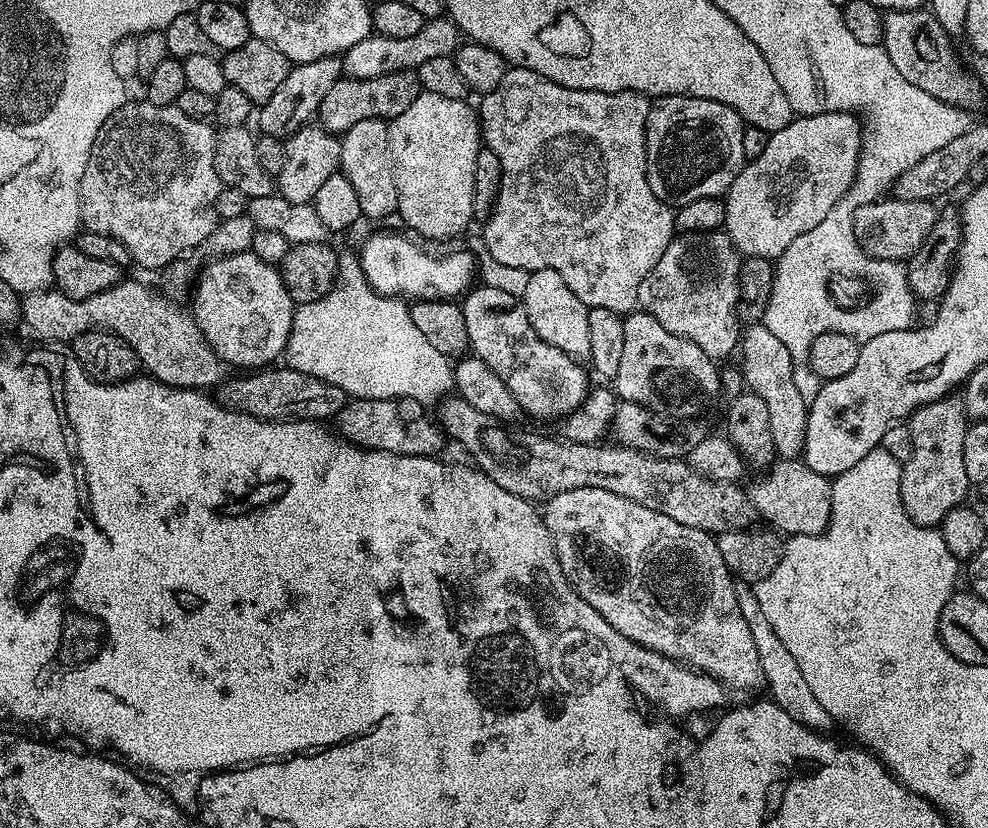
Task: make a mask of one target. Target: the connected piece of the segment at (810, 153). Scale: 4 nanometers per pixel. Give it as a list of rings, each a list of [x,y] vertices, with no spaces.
[[[827,112],[826,114],[814,114],[813,116],[796,116],[789,124],[782,126],[782,130],[771,133],[766,142],[766,150],[762,150],[759,158],[754,158],[745,163],[723,197],[723,202],[726,206],[723,231],[727,232],[728,237],[731,238],[733,248],[736,249],[737,253],[743,254],[745,257],[757,256],[758,258],[775,261],[784,253],[786,246],[790,246],[790,242],[794,242],[794,238],[800,237],[801,234],[806,234],[806,230],[814,230],[814,226],[818,226],[818,222],[822,222],[822,218],[826,218],[826,214],[830,214],[830,209],[848,193],[848,187],[851,186],[852,179],[856,177],[856,164],[859,162],[861,155],[862,124],[850,112]]]

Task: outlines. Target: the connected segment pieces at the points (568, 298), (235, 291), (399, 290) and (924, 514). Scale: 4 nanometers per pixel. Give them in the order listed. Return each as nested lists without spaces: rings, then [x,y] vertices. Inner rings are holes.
[[[538,270],[529,272],[529,282],[522,295],[522,307],[530,318],[530,326],[550,346],[558,346],[558,350],[570,353],[579,360],[588,358],[590,352],[590,322],[588,307],[566,286],[566,278],[558,274],[558,270]]]
[[[251,250],[218,256],[205,264],[208,265],[199,269],[195,285],[194,319],[213,353],[228,364],[248,368],[244,370],[260,370],[279,361],[296,313],[279,267],[262,262]]]
[[[384,230],[365,237],[361,244],[363,246],[358,250],[360,268],[368,284],[380,296],[410,300],[454,300],[471,289],[475,283],[474,276],[476,280],[478,274],[477,260],[468,250],[434,258],[406,237]]]
[[[949,394],[922,406],[907,421],[914,438],[914,454],[910,454],[902,466],[900,493],[902,506],[915,524],[936,528],[950,510],[961,507],[967,501],[964,499],[968,496],[970,485],[966,478],[966,466],[962,462],[962,442],[969,423],[964,397],[960,394]]]

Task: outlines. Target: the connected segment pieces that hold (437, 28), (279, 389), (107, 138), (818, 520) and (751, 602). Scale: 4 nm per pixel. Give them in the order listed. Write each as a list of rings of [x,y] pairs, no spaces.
[[[432,18],[410,38],[386,38],[385,36],[370,35],[358,46],[350,46],[350,50],[342,53],[342,72],[347,79],[365,80],[378,78],[382,74],[395,72],[411,72],[422,62],[433,58],[452,56],[462,43],[462,33],[456,23],[450,18]]]
[[[272,366],[267,370],[257,371],[255,374],[248,374],[245,380],[232,380],[229,384],[221,386],[214,392],[214,399],[224,408],[230,408],[233,412],[245,412],[259,420],[319,420],[327,421],[327,416],[339,417],[340,411],[348,403],[349,397],[338,386],[330,386],[310,374],[302,374],[298,370],[287,366]]]
[[[125,102],[120,105],[118,111],[98,130],[98,138],[90,150],[90,158],[86,162],[86,174],[82,174],[82,186],[80,187],[80,223],[89,232],[98,234],[110,234],[110,238],[118,238],[126,250],[130,250],[133,261],[144,268],[167,269],[169,264],[181,259],[188,251],[199,249],[206,238],[210,238],[212,231],[216,229],[218,223],[218,213],[216,200],[219,198],[222,183],[216,169],[216,139],[217,129],[209,121],[186,118],[182,110],[178,110],[175,104],[166,106],[154,106],[147,102],[141,104],[131,104]]]
[[[777,459],[747,489],[756,515],[765,525],[789,536],[817,536],[828,528],[832,517],[832,480],[810,470],[803,459]]]
[[[740,582],[736,584],[736,597],[738,610],[742,610],[742,618],[746,618],[746,626],[750,626],[750,634],[754,634],[754,647],[758,650],[758,662],[762,662],[763,687],[768,688],[767,695],[778,706],[782,706],[782,710],[786,710],[790,718],[802,722],[807,728],[828,730],[828,727],[833,727],[834,721],[826,706],[822,706],[822,702],[814,698],[814,690],[810,690],[798,662],[791,656],[790,650],[786,650],[782,638],[774,634],[774,626],[770,626],[766,614],[762,614],[762,606],[758,606],[755,591],[749,585]]]

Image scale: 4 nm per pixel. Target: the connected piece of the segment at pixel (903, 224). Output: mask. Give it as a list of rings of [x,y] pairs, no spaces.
[[[881,198],[862,206],[854,218],[854,232],[860,247],[879,260],[907,261],[920,249],[924,239],[934,230],[938,215],[937,205],[930,200],[897,200]]]

